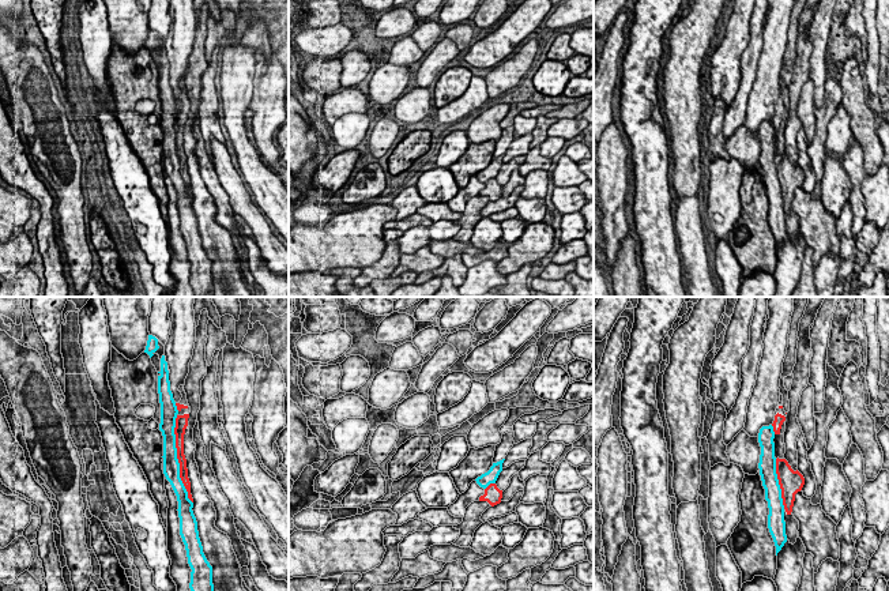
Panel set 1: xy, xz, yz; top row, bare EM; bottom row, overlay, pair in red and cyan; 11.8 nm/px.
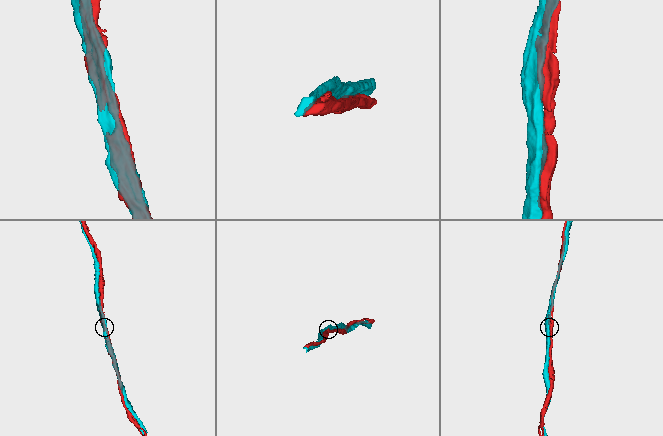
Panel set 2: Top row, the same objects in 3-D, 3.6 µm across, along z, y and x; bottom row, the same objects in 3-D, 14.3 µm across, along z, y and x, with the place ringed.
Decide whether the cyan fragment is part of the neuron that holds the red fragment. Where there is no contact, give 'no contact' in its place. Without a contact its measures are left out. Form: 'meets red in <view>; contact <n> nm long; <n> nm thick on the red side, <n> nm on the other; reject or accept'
meets red in xy; contact 1050 nm long; 100 nm thick on the red side, 190 nm on the other; reject

